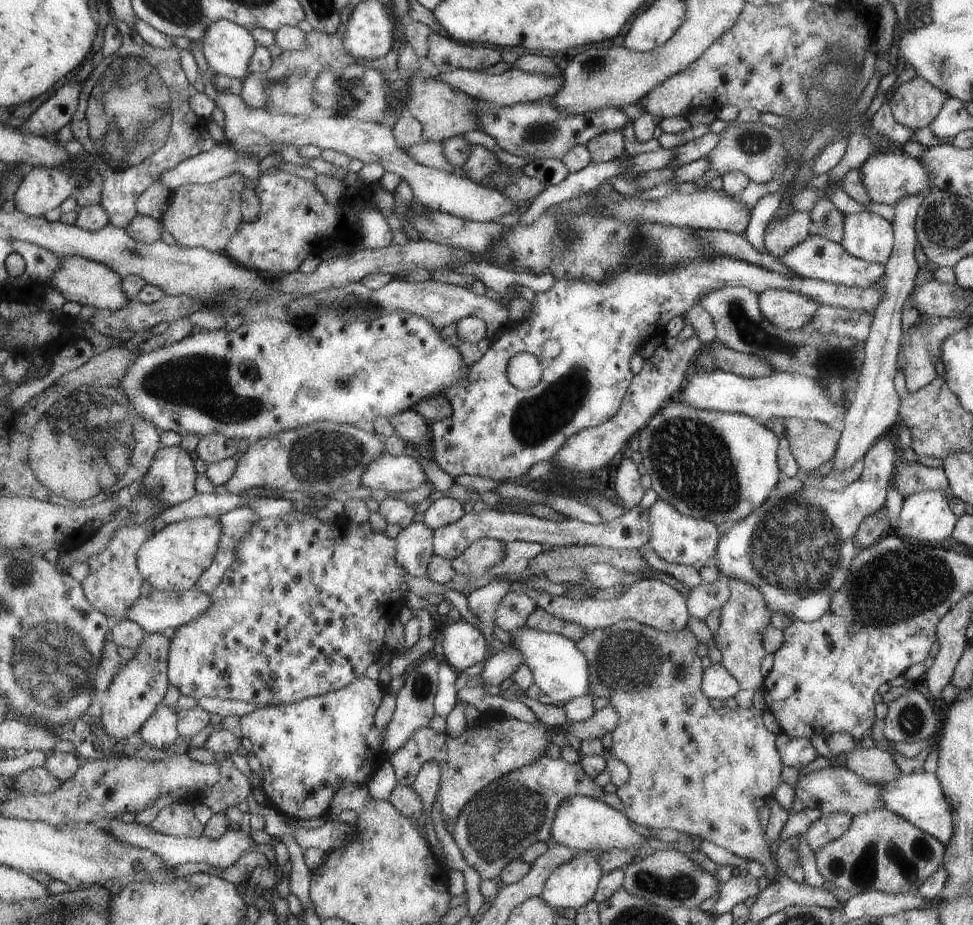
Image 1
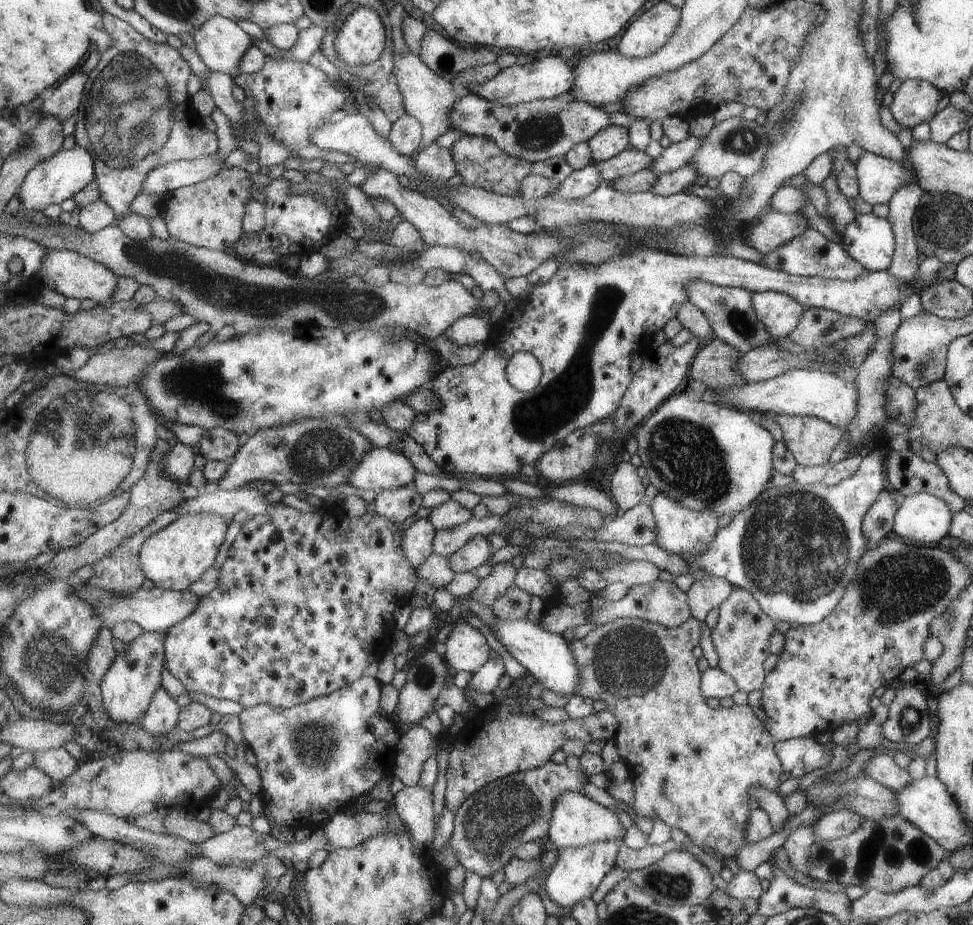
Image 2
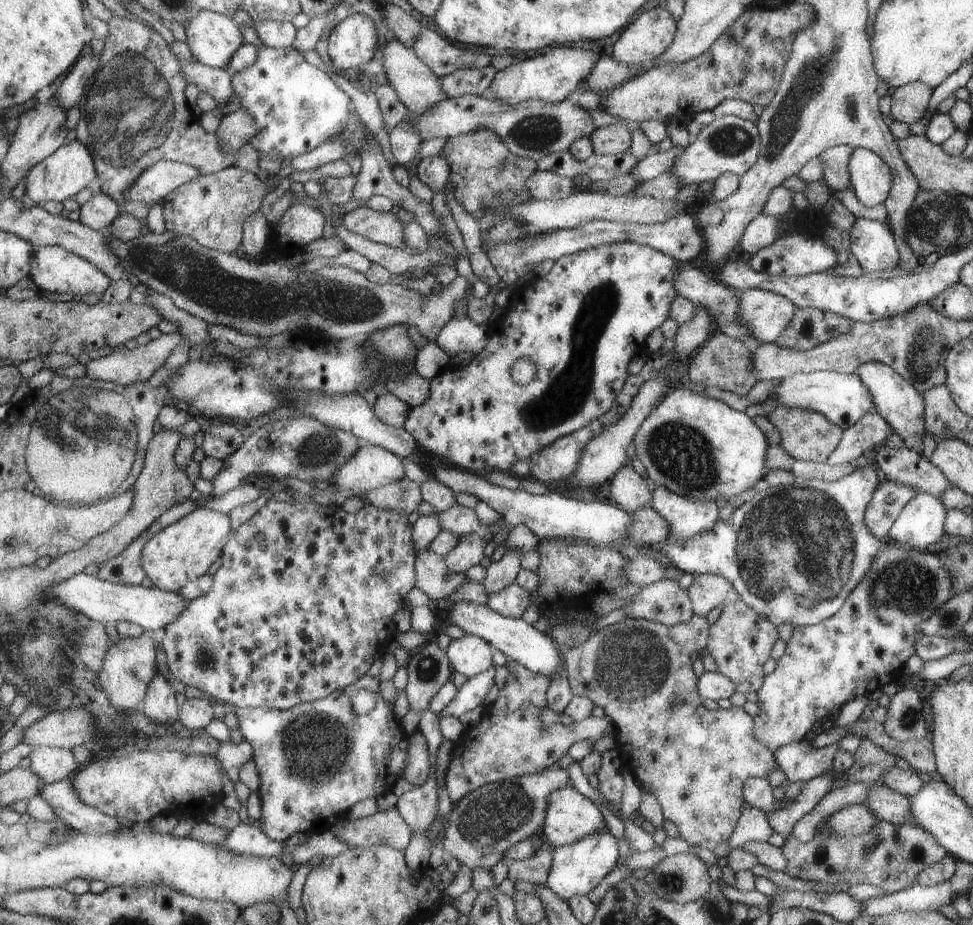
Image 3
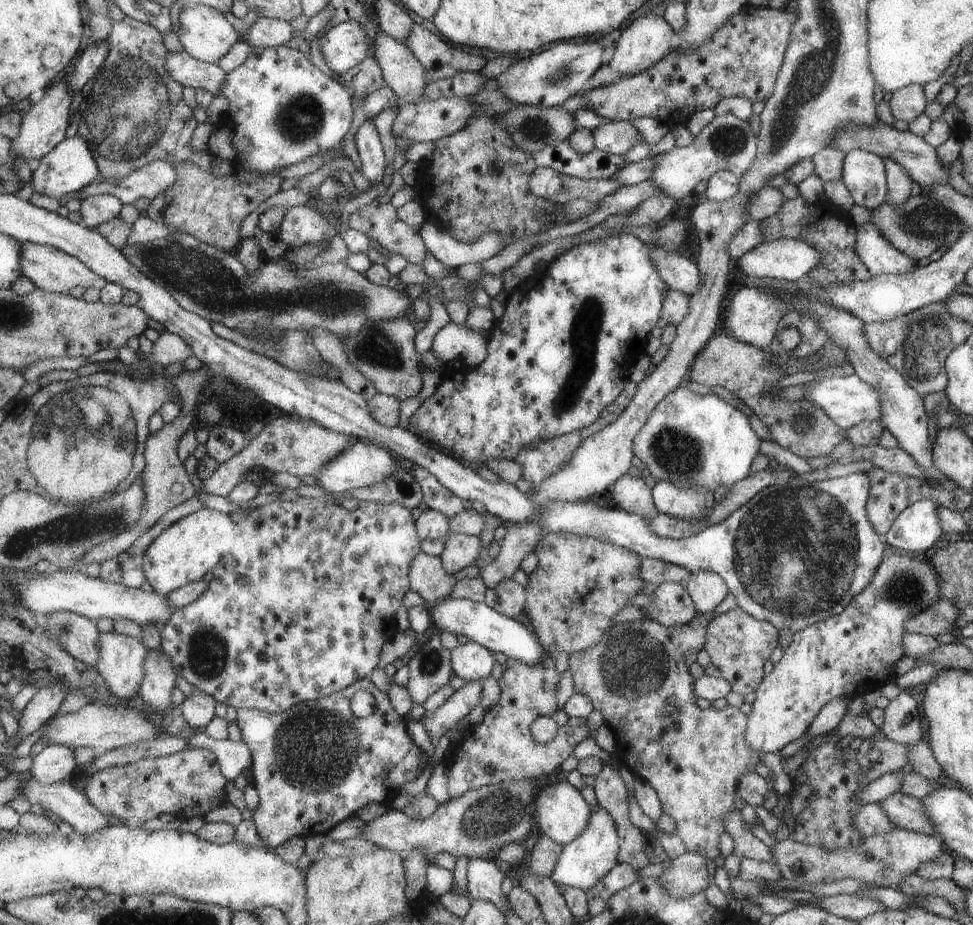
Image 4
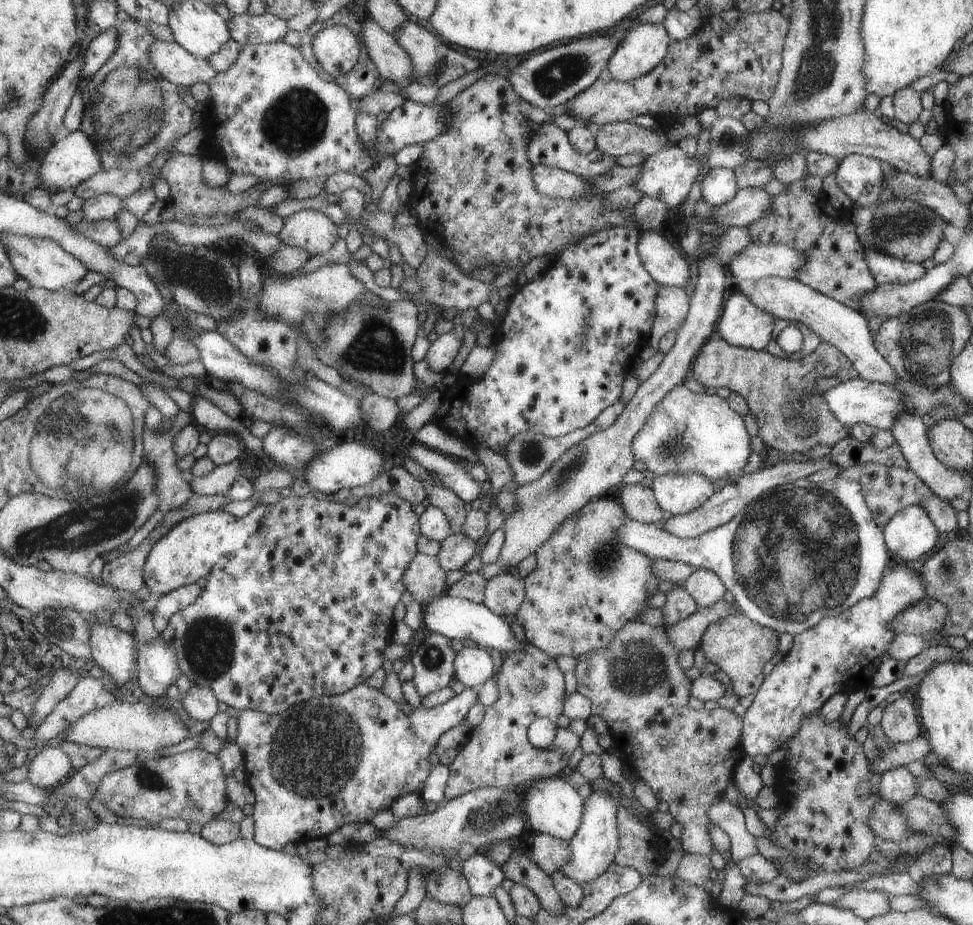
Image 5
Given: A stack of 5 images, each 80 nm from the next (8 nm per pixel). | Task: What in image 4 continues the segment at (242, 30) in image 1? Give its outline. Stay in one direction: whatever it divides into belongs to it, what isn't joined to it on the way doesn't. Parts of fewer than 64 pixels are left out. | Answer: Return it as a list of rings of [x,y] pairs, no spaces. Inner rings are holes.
[[[207,5],[183,8],[179,15],[177,35],[183,48],[187,49],[191,56],[217,64],[241,38],[241,34],[222,11]]]

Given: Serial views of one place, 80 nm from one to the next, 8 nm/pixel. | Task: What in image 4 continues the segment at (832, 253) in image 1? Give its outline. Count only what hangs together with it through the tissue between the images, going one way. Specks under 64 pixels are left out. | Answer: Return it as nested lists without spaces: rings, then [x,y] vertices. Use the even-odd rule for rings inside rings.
[[[780,238],[774,241],[763,241],[756,244],[751,250],[742,254],[736,260],[737,266],[746,277],[770,278],[793,282],[810,272],[815,265],[821,262],[822,256],[809,246],[808,243],[795,239]]]

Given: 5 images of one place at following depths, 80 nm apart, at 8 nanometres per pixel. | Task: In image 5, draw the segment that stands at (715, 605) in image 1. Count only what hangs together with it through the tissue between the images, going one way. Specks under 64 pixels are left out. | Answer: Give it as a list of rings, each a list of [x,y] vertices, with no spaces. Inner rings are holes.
[[[695,569],[684,580],[682,586],[699,607],[713,605],[722,598],[726,589],[722,579],[714,571],[707,569]]]

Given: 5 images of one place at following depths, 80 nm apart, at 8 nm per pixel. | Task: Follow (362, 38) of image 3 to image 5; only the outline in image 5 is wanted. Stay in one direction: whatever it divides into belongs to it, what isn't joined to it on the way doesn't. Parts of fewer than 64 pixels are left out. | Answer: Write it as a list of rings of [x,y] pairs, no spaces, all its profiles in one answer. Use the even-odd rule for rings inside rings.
[[[345,25],[320,30],[314,35],[313,48],[320,65],[333,78],[348,75],[366,53],[362,37]]]

